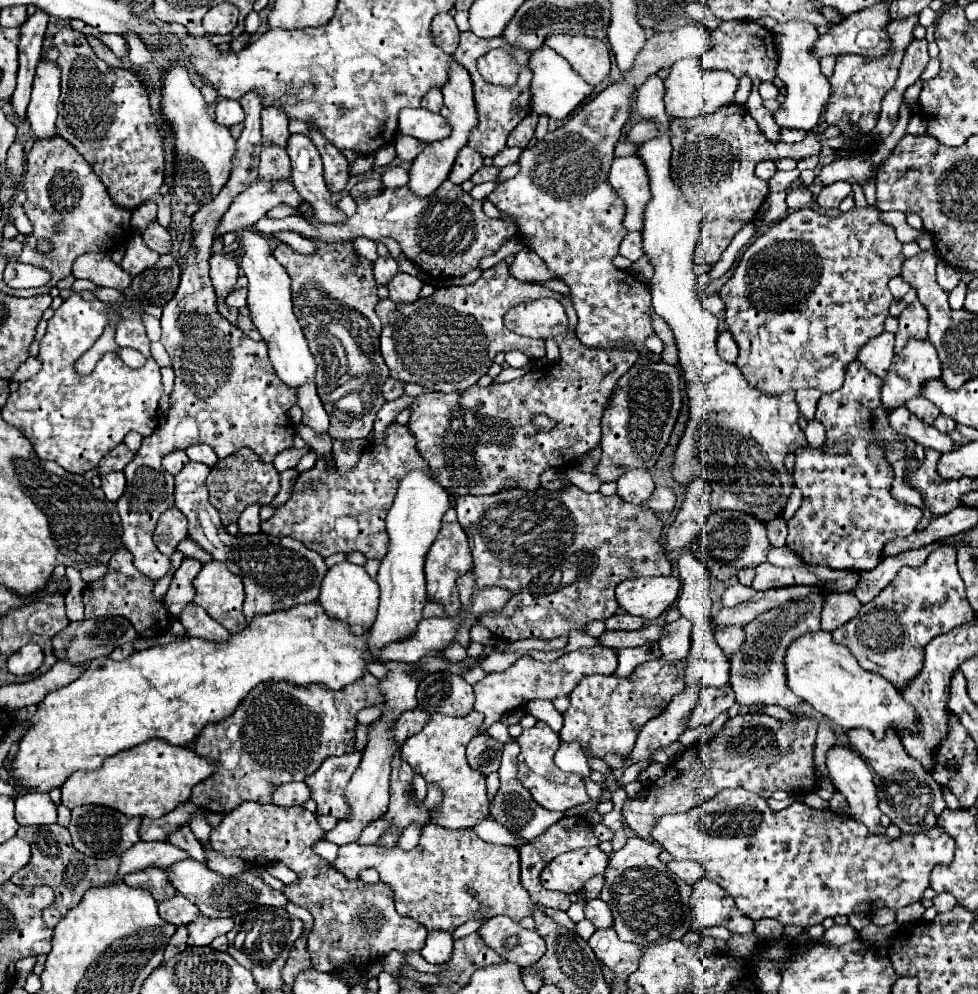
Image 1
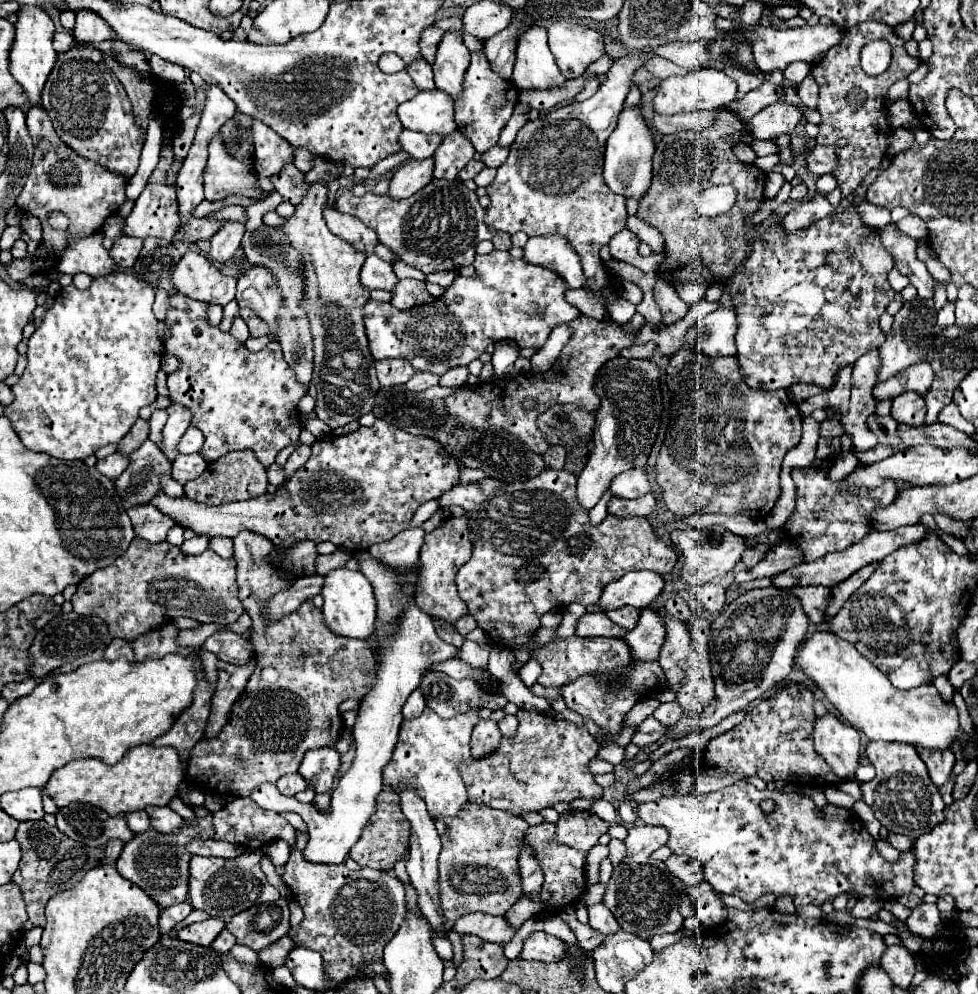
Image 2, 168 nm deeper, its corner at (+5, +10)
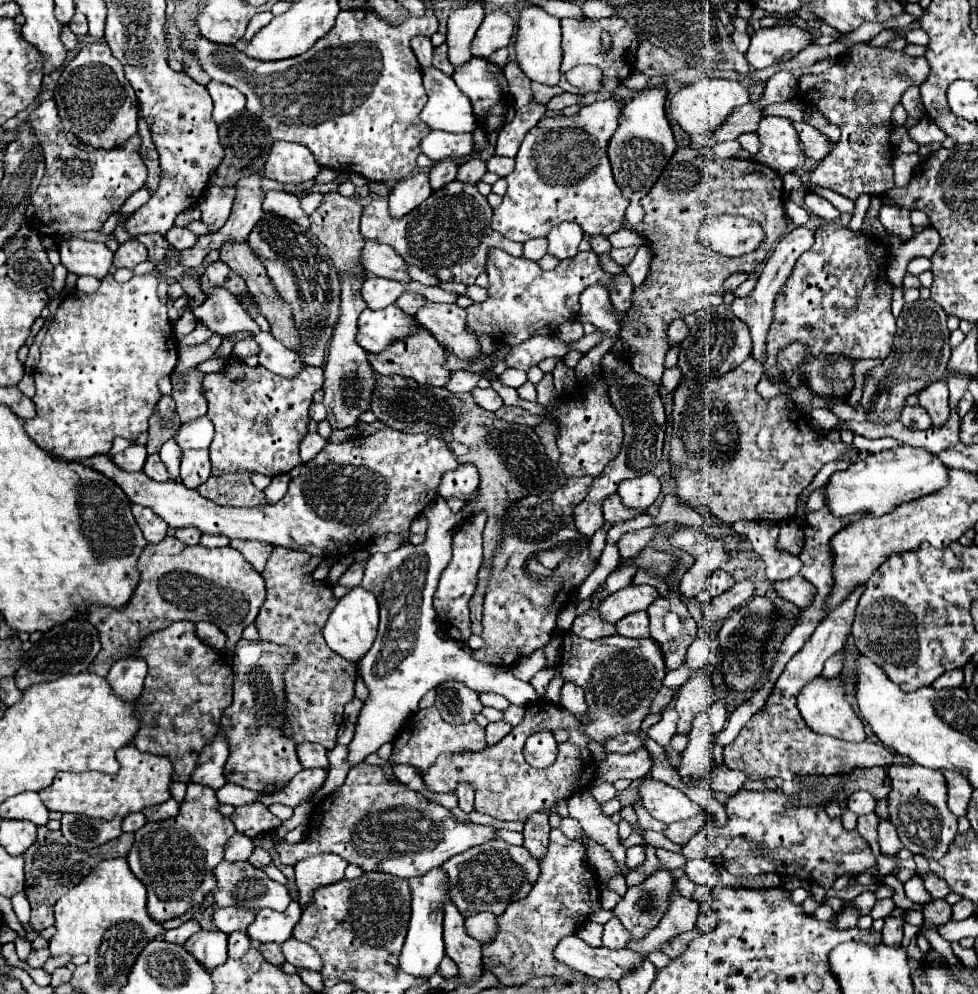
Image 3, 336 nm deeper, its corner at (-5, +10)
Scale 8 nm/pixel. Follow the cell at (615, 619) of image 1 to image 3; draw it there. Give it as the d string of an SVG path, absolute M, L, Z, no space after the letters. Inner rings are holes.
M645 611L631 613L629 617L623 617L615 625L615 629L617 629L617 635L623 635L623 637L633 637L633 639L649 637L649 617Z

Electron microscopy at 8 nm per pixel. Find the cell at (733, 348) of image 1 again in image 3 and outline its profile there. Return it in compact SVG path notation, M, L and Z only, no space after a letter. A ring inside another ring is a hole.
M717 313L697 319L689 335L679 345L679 369L685 381L717 381L751 355L751 335L747 325L733 313Z

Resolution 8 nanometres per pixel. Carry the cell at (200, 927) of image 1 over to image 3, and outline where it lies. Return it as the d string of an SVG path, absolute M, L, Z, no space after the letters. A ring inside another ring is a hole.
M199 931L189 937L185 949L205 965L205 969L213 971L217 965L227 961L227 935L223 931Z

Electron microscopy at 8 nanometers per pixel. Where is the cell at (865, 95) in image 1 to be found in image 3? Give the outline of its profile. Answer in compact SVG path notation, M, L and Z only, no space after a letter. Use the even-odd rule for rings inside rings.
M857 43L849 55L843 55L839 63L831 69L827 69L821 75L803 75L799 79L797 97L803 103L815 105L831 123L835 123L841 129L839 143L831 149L829 157L825 157L815 171L811 171L809 181L809 193L811 187L825 187L831 189L847 199L857 199L863 193L869 195L883 195L893 185L893 145L889 141L893 125L891 125L891 111L901 101L901 95L911 85L921 85L929 73L929 63L925 57L907 57L903 51L889 51L885 47L871 47L867 43Z

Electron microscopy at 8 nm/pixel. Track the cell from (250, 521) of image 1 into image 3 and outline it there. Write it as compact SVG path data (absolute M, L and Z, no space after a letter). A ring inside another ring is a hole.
M275 547L263 571L267 599L255 619L255 627L261 641L293 647L297 653L295 663L285 673L285 735L295 743L319 743L329 751L335 747L335 737L343 723L343 707L355 697L353 685L357 679L357 663L351 663L331 651L323 639L325 621L339 599L333 595L331 587L325 581L315 581L311 577L319 563L321 557L313 557L309 553L293 551L287 547Z

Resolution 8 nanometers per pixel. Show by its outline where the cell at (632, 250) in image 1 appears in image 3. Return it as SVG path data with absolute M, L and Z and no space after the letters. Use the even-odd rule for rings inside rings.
M623 247L623 249L611 249L609 255L611 255L611 259L613 259L617 265L627 267L627 265L633 261L635 253L637 253L637 247Z

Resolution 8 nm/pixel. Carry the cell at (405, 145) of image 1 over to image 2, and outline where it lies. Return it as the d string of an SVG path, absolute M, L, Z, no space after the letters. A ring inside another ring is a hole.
M403 129L401 135L399 135L399 145L413 159L427 159L435 153L441 139L443 137L439 137L439 135L423 135L423 133L417 133L417 131Z

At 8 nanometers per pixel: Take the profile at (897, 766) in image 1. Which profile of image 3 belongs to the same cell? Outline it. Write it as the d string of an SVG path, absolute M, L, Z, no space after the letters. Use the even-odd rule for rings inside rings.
M895 765L889 767L889 777L893 787L889 793L889 813L901 843L911 853L923 855L925 859L945 857L957 835L957 817L953 817L947 807L947 783L943 773L925 769L921 765Z

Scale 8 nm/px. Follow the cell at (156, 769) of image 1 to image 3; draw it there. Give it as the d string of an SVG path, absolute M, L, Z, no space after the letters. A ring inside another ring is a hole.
M127 745L121 747L121 751L117 751L117 761L121 769L115 775L105 775L99 771L57 773L55 781L47 789L39 791L39 797L49 811L77 813L99 819L113 819L117 815L127 817L129 813L141 811L143 807L165 803L165 799L171 797L169 783L173 775L173 765L169 759L141 753L137 747Z

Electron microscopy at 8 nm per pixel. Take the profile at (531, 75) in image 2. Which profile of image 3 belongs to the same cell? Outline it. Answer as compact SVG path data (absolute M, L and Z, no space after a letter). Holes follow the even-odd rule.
M529 5L521 11L517 23L517 61L521 71L537 83L557 85L559 83L559 65L561 65L561 25L559 19L549 15L537 5Z

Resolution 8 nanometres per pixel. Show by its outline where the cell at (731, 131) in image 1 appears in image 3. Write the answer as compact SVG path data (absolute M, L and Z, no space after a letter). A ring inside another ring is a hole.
M683 147L677 149L675 155L669 159L669 163L665 165L659 181L653 185L653 189L641 199L645 217L641 223L637 223L633 229L645 237L645 241L649 243L649 249L653 251L653 259L649 263L649 275L647 279L633 291L633 303L631 303L631 311L623 317L623 329L621 329L621 337L623 341L629 345L631 349L631 367L635 373L641 373L643 377L649 377L649 381L653 381L653 385L661 387L661 375L663 375L663 361L665 361L665 353L669 349L667 341L665 341L665 327L677 319L677 317L685 317L691 315L699 309L705 309L709 305L721 305L723 303L723 281L737 271L747 271L747 273L755 273L761 263L767 259L769 251L775 245L761 245L757 251L749 253L749 255L741 255L741 257L723 257L707 247L703 247L699 243L699 227L701 221L707 215L745 215L753 221L757 221L763 231L765 231L765 239L769 243L777 243L785 231L787 231L787 219L785 219L785 207L783 207L783 179L779 173L765 173L765 165L759 165L757 161L743 161L743 159L709 159L705 155L699 153L699 149L693 147ZM639 327L647 327L647 335L639 335L637 329Z

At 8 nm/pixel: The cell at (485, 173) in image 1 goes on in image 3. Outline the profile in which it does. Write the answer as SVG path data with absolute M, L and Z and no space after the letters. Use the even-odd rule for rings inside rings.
M469 159L467 163L463 163L459 167L457 181L461 181L461 183L479 183L485 173L487 173L485 161L481 161L481 159Z

